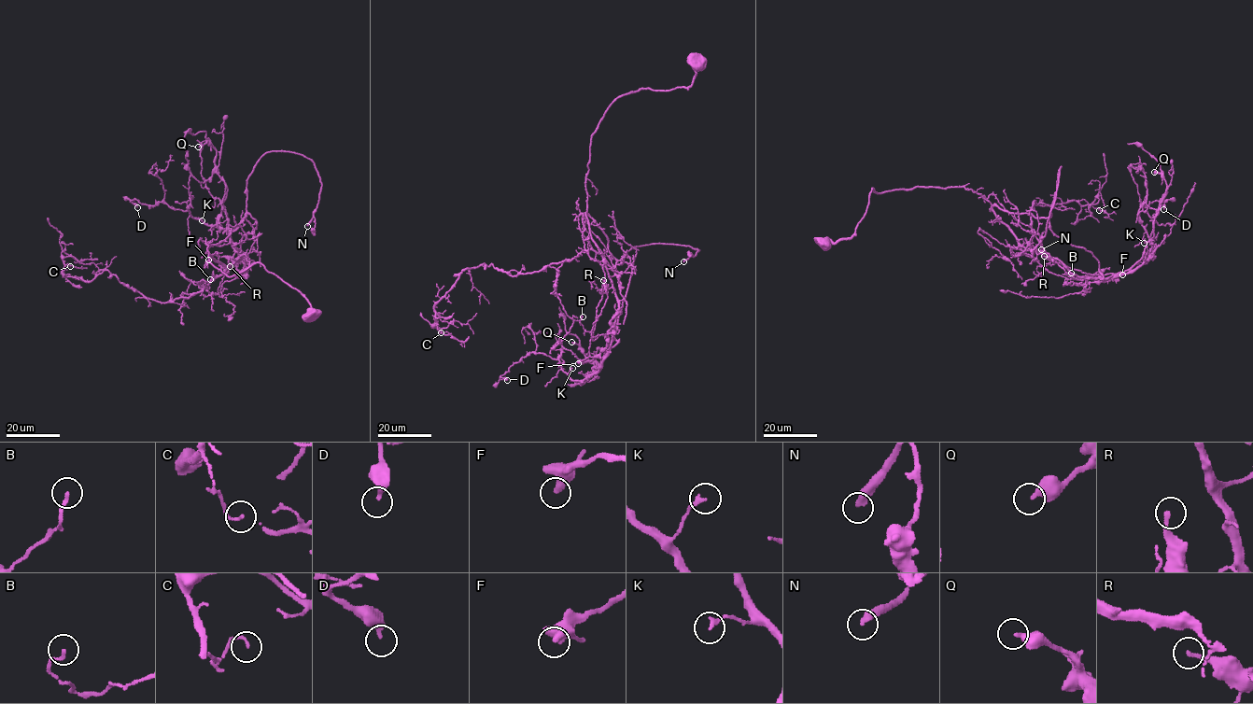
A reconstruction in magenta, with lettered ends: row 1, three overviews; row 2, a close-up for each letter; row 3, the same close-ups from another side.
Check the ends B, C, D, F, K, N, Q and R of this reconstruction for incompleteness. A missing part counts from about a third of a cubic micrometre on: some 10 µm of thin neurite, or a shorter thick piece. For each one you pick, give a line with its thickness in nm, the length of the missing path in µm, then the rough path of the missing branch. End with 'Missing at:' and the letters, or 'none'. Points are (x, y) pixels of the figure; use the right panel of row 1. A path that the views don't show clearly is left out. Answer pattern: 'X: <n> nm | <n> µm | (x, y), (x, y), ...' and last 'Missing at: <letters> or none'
N: 320 nm | 120 µm
Missing at: N

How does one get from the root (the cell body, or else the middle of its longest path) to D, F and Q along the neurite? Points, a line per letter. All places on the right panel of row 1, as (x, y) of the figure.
D: (825, 243), (850, 239), (872, 188), (962, 187), (1026, 247), (1117, 277), (1152, 254), (1141, 204), (1163, 209)
F: (825, 243), (850, 239), (872, 188), (880, 193), (962, 187), (990, 202), (1026, 247), (1083, 273), (1122, 274)
Q: (825, 243), (850, 239), (872, 188), (962, 187), (1026, 247), (1113, 277), (1150, 239), (1166, 188), (1154, 172)

